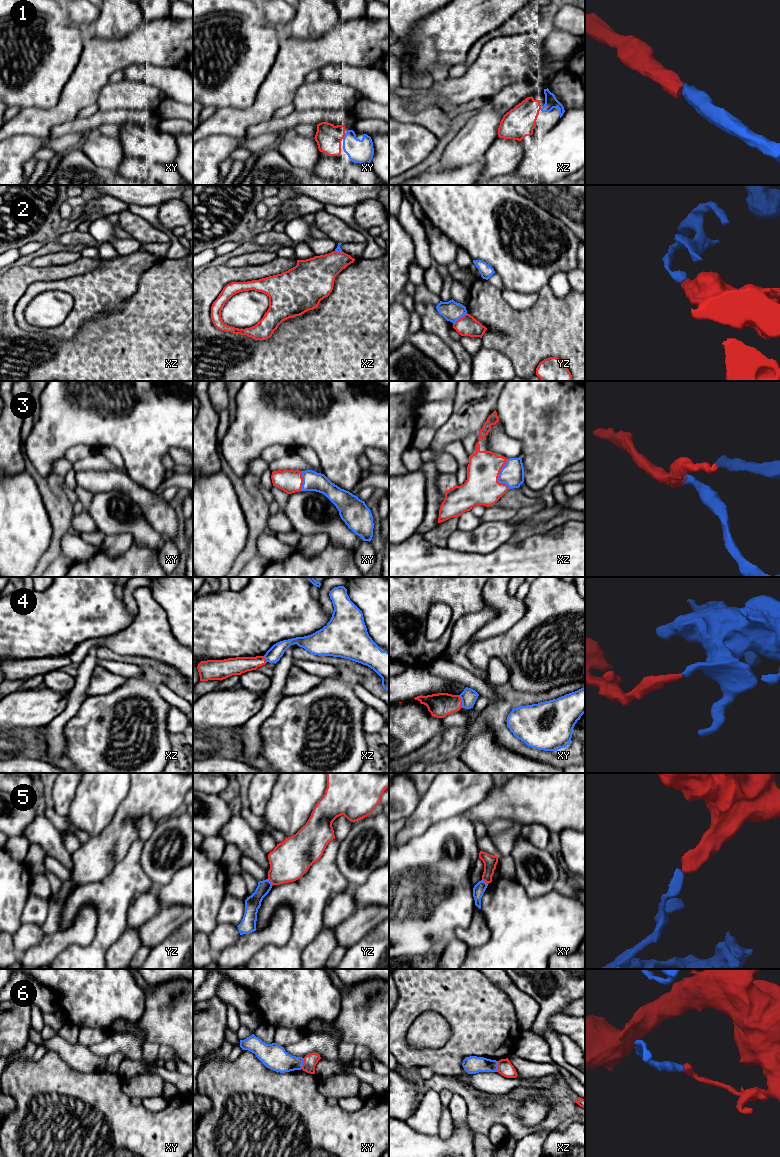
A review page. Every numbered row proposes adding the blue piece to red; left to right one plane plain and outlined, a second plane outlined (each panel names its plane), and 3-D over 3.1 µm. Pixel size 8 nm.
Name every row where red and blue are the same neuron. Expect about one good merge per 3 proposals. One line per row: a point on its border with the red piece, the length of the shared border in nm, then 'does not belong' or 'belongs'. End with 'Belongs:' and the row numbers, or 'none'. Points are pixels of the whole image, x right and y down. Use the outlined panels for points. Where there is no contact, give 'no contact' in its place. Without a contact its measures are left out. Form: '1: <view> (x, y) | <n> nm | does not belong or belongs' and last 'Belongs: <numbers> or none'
1: xy (344, 135) | 50 nm | belongs
2: yz (460, 318) | 140 nm | does not belong
3: xz (498, 476) | 240 nm | belongs
4: xy (461, 701) | 110 nm | does not belong
5: yz (270, 881) | 70 nm | does not belong
6: xy (303, 1063) | 90 nm | does not belong
Belongs: 1, 3

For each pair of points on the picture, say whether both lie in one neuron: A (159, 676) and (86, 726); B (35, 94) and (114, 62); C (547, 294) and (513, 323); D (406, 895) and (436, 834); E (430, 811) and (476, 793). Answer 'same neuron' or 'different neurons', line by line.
A: same neuron
B: different neurons
C: same neuron
D: same neuron
E: same neuron

